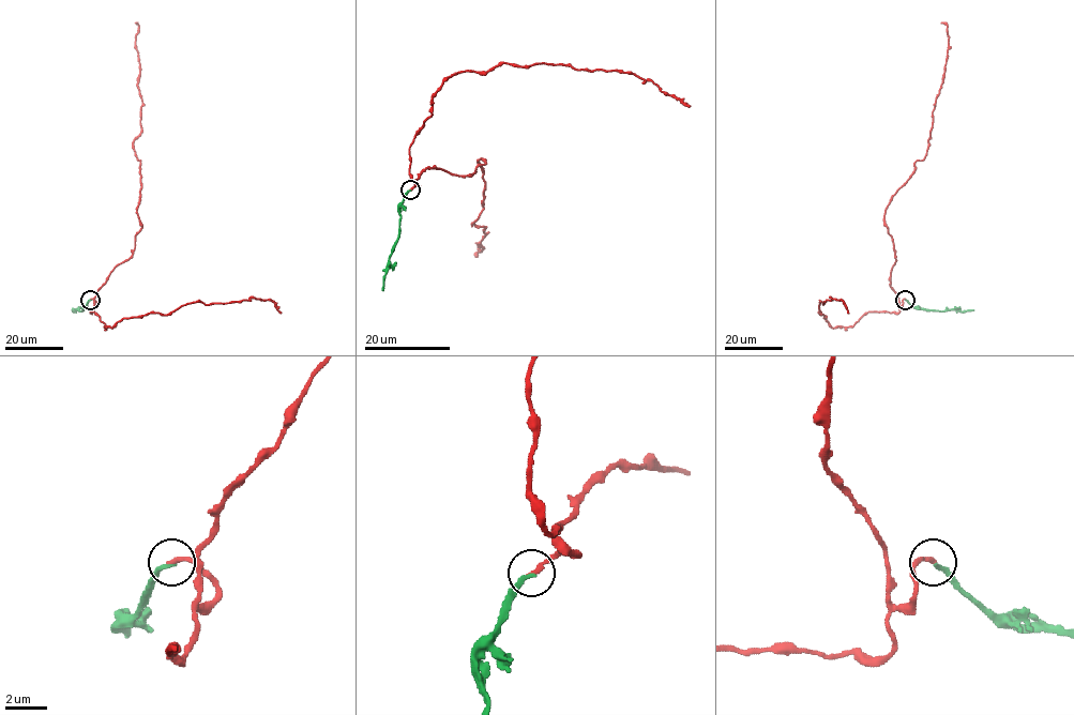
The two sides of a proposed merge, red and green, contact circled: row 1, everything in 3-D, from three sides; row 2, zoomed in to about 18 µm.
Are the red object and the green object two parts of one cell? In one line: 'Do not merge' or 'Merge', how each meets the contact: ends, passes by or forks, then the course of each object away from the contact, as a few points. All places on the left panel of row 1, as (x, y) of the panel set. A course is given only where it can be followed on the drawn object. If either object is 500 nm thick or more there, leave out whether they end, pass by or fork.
Do not merge. At the ring red ends. At the ring green ends. Course of red: (90, 300), (96, 304), (111, 271), (132, 255), (141, 227), (133, 147), (142, 105), (135, 23). Course of green: (90, 300), (81, 312), (72, 309)

